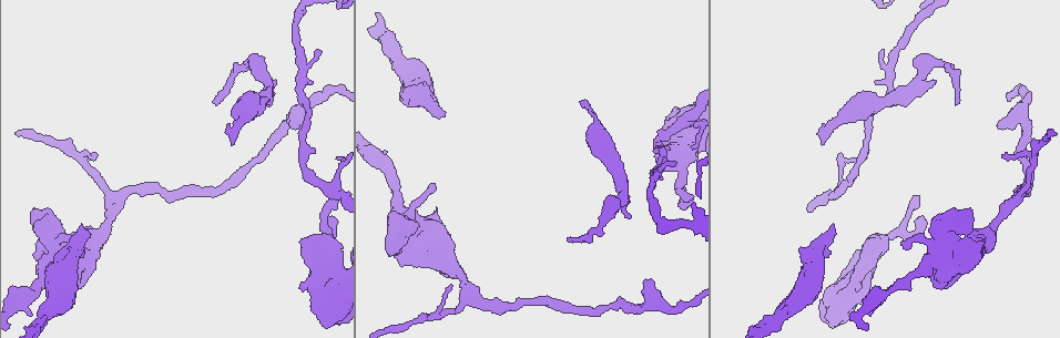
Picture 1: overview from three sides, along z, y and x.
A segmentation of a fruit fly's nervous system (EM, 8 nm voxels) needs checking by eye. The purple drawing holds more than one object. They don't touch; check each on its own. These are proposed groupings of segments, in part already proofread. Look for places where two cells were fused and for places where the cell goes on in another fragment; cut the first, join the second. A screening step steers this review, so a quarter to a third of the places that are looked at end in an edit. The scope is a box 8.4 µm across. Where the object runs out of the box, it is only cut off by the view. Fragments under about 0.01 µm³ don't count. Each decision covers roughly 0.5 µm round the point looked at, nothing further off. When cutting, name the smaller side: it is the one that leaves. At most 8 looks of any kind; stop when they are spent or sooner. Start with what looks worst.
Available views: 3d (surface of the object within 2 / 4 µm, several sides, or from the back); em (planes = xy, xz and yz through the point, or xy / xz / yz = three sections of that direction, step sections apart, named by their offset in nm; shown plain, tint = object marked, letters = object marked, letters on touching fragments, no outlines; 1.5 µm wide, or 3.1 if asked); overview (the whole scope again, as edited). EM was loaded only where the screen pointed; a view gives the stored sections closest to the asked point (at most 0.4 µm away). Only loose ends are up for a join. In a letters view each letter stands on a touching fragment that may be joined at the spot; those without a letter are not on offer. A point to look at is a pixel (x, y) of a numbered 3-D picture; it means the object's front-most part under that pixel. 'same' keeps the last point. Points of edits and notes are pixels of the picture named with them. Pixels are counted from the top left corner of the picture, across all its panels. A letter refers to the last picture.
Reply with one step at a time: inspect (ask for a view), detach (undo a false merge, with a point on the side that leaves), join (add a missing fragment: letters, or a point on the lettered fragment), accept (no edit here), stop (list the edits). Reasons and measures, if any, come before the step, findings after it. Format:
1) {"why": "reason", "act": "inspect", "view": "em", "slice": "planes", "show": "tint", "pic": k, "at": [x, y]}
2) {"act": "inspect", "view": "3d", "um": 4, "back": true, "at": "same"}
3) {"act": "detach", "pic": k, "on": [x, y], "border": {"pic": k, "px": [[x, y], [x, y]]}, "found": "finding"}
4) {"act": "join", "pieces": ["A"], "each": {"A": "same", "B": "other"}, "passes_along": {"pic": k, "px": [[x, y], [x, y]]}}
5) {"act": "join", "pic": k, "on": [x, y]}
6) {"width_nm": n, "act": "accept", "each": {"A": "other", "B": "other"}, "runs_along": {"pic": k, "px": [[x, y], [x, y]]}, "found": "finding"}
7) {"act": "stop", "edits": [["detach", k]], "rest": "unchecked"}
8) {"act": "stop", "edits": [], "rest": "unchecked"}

{"why": "branch stops here", "act": "inspect", "view": "em", "slice": "planes", "show": "letters", "pic": 1, "at": [80, 225]}

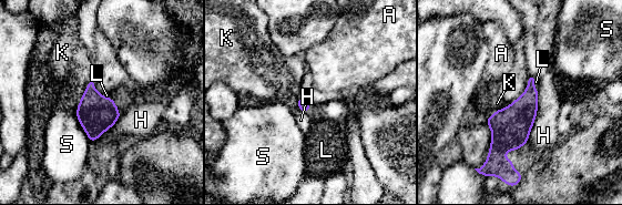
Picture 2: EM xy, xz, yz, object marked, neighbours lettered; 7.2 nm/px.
{"act": "join", "pieces": ["L"], "each": {"A": "other", "H": "other", "K": "other", "L": "same", "S": "other"}, "passes_along": {"pic": 2, "px": [[304, 105], [309, 109], [326, 139]]}, "found": "it goes on there"}

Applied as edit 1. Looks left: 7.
{"act": "inspect", "view": "overview"}

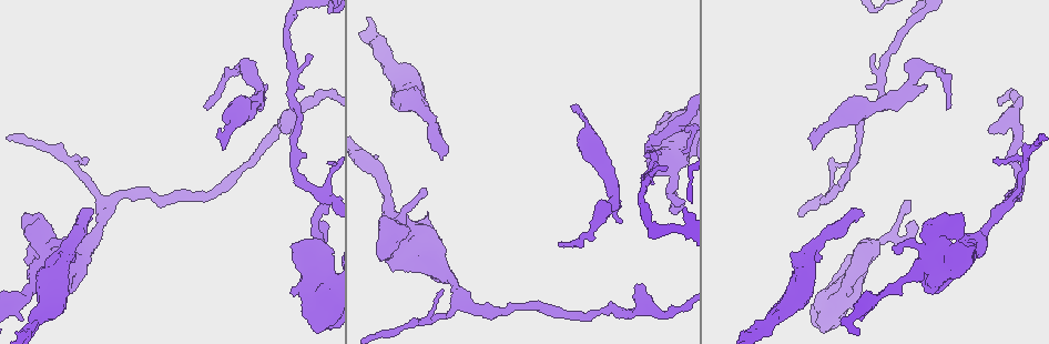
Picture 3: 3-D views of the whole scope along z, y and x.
{"why": "sudden change in width", "act": "inspect", "view": "3d", "um": 4, "back": true, "pic": 3, "at": [938, 72]}

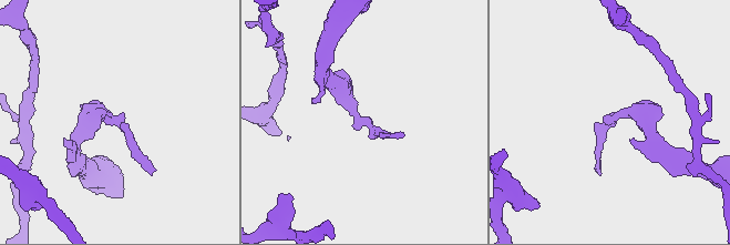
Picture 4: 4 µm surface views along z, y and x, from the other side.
{"act": "inspect", "view": "em", "slice": "planes", "show": "letters", "pic": 4, "at": [111, 123]}

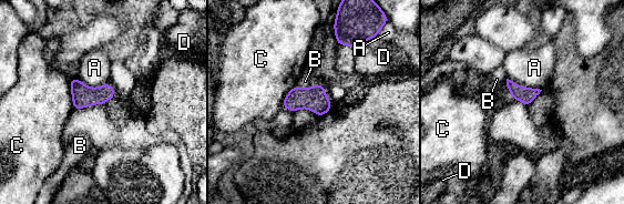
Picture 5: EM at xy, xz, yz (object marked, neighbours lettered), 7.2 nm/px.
{"act": "accept", "each": {"A": "other", "B": "other", "C": "other", "D": "other"}, "border": {"pic": 5, "px": [[507, 78], [518, 84], [541, 90]]}, "found": "all the same cell"}

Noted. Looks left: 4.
{"why": "tapers out", "act": "inspect", "view": "em", "slice": "yz", "step": 8, "show": "letters", "pic": 3, "at": [222, 148]}

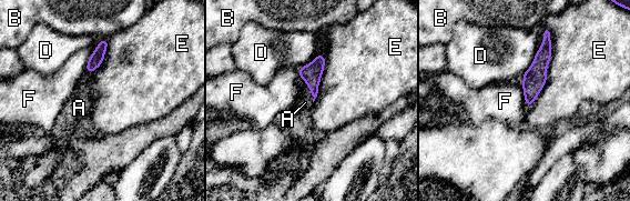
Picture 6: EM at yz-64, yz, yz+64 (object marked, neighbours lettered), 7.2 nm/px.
{"why": "another direction", "act": "inspect", "view": "em", "slice": "planes", "show": "letters", "at": "same"}

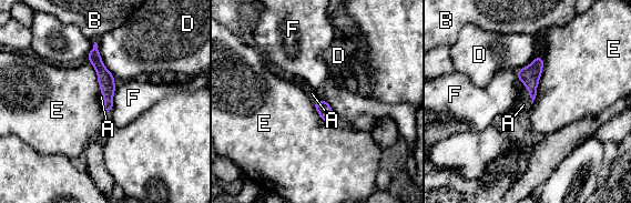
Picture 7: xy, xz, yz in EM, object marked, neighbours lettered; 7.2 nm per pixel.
{"width_nm": 90, "act": "join", "pieces": ["A"], "each": {"A": "same", "B": "other", "D": "other", "E": "other", "F": "other"}, "passes_along": {"pic": 7, "px": [[529, 75], [527, 89], [523, 104]]}, "found": "it goes on there"}

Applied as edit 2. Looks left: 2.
{"act": "stop", "edits": [["join", 2], ["join", 7]], "rest": "unchecked"}

